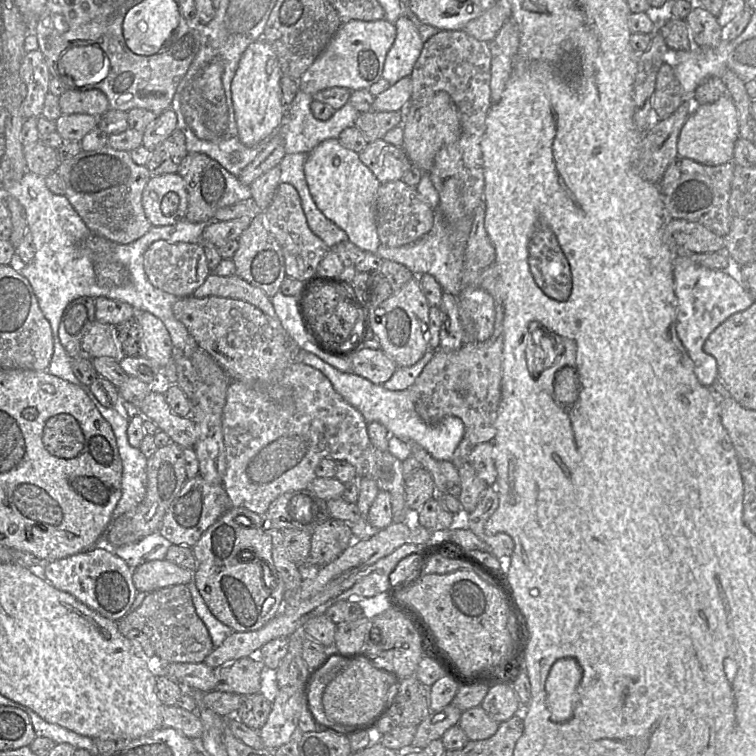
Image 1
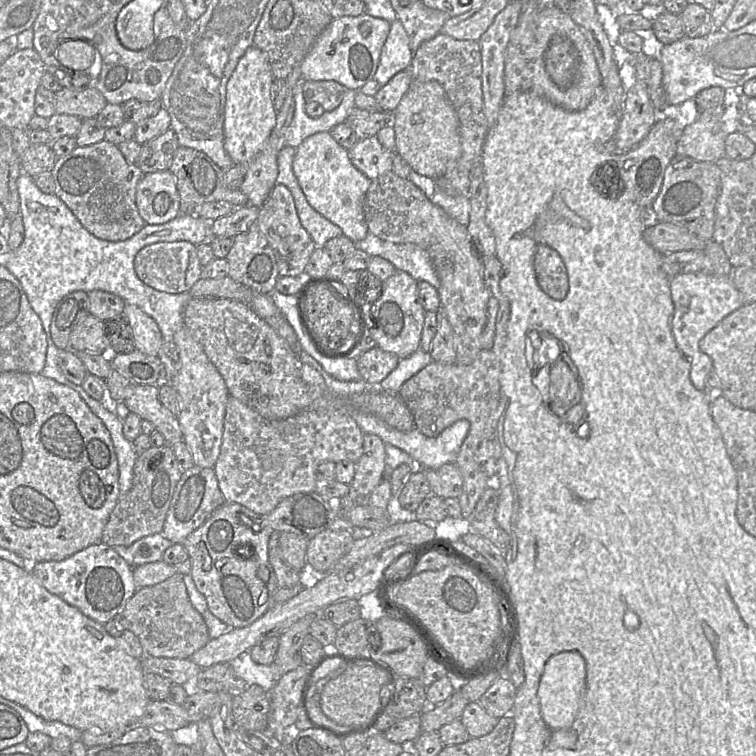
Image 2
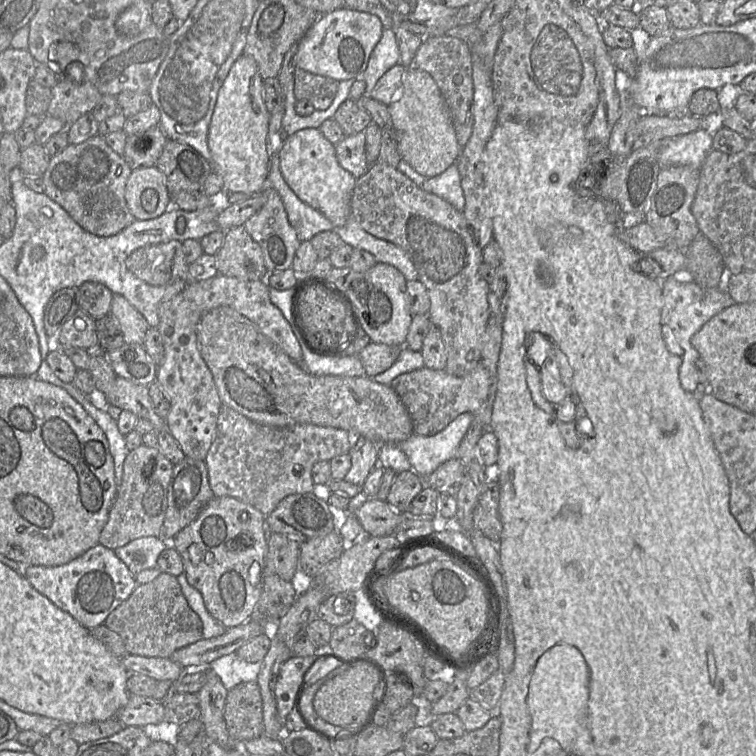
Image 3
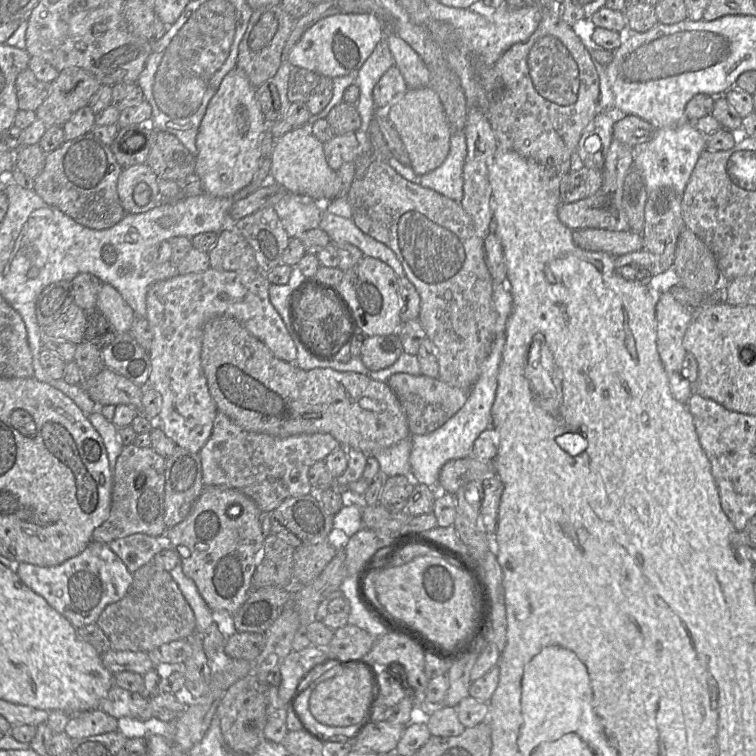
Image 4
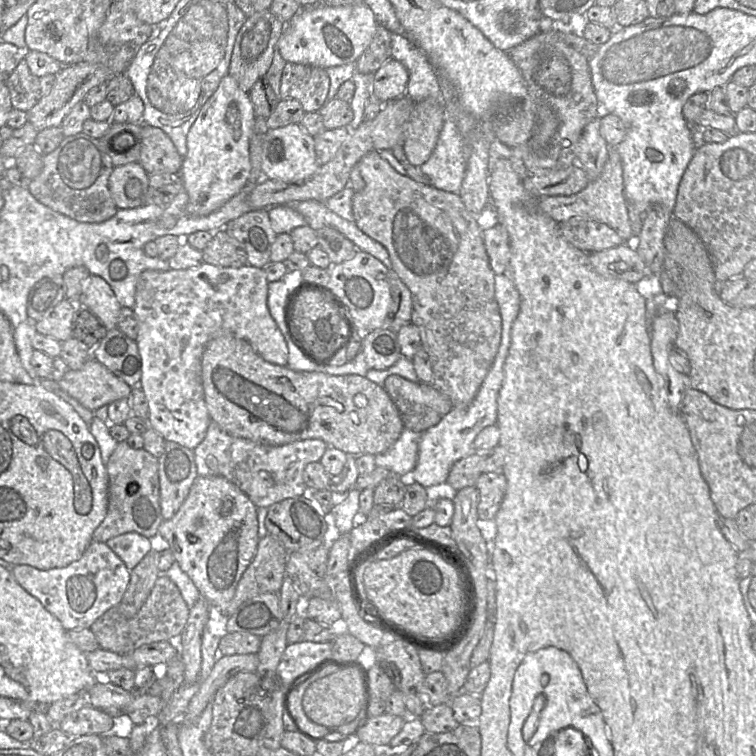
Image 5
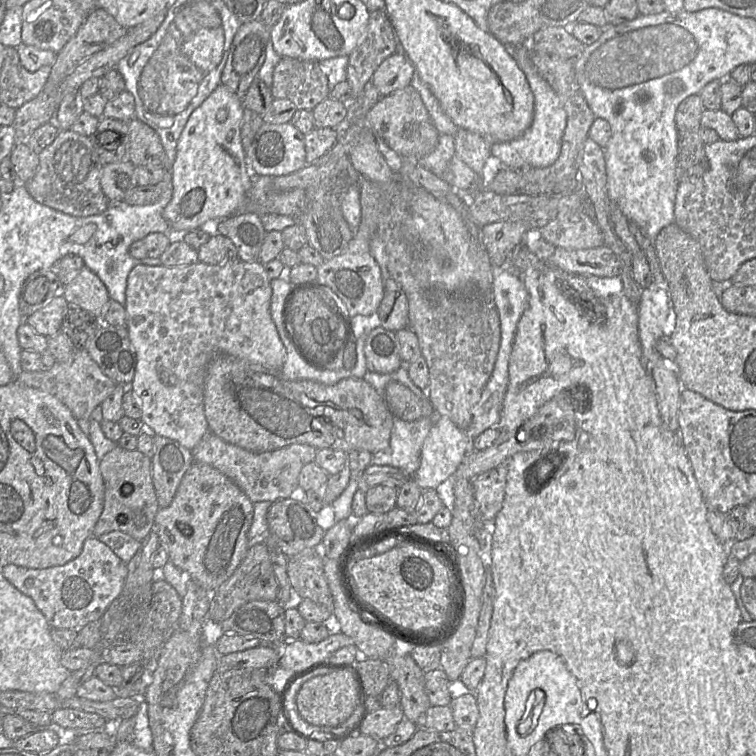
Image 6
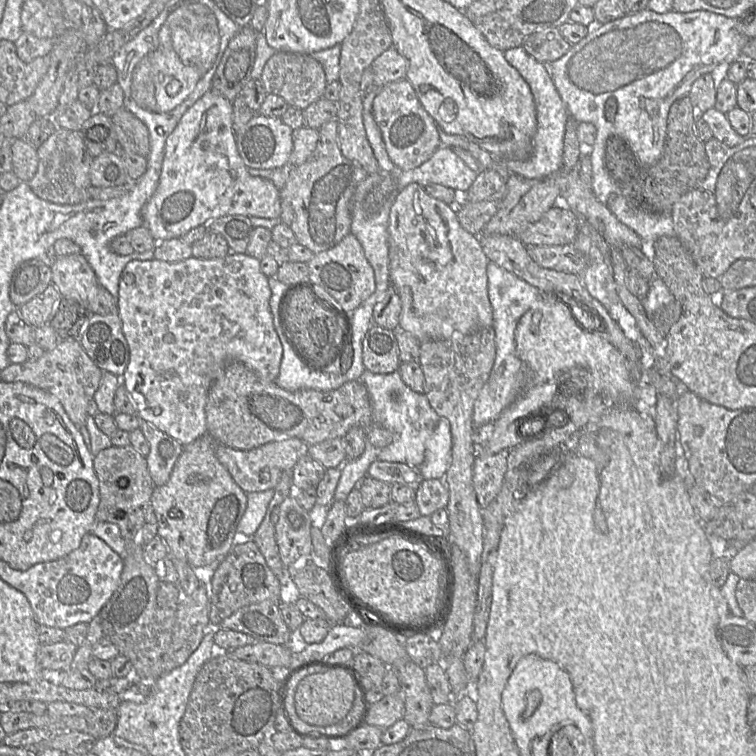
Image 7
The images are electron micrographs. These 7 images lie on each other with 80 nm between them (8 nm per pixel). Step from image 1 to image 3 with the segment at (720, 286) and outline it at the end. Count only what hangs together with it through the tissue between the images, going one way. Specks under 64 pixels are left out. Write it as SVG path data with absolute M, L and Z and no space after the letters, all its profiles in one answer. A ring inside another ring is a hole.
M673 277L662 282L662 289L662 335L668 350L682 359L679 369L681 387L687 392L694 393L699 385L695 363L700 355L691 345L691 337L713 316L735 303L723 287L702 288L693 281L679 282Z

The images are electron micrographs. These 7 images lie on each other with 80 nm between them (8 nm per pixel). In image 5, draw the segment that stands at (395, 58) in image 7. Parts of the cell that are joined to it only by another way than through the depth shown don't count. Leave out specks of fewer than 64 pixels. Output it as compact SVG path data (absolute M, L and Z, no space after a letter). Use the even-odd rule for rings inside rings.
M388 59L375 73L373 95L383 103L406 94L409 74L399 61Z

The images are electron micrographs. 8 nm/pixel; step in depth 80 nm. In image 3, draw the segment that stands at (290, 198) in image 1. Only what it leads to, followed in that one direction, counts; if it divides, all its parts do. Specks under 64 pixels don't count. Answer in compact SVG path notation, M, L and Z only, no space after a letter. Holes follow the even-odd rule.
M266 187L266 202L263 207L244 224L244 228L252 239L262 249L265 267L269 273L292 268L295 252L301 241L295 229L291 226L288 216L278 192L272 187Z

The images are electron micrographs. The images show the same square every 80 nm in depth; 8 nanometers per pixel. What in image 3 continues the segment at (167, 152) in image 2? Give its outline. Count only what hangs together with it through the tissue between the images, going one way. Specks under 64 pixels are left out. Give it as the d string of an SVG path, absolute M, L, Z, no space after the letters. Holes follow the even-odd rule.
M159 126L129 134L126 137L122 157L132 170L154 167L167 141L167 136Z

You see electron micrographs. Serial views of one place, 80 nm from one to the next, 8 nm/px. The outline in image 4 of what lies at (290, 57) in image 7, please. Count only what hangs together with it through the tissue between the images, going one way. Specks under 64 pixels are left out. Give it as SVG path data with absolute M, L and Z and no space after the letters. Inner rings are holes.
M291 65L287 96L291 102L304 102L311 115L322 111L332 99L332 78Z

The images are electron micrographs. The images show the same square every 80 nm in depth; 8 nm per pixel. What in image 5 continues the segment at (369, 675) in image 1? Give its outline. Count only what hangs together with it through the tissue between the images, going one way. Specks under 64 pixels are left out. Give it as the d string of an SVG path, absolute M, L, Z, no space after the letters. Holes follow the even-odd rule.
M355 667L337 670L313 682L305 691L302 706L306 716L319 725L333 729L331 733L350 731L363 713L363 682Z

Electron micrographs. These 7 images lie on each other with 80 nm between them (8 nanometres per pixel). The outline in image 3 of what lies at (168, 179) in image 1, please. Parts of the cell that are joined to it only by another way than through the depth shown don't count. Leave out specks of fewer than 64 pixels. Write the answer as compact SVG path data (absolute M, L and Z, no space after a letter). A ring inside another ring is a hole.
M155 166L133 169L126 183L125 200L137 220L161 216L171 202L165 175Z

